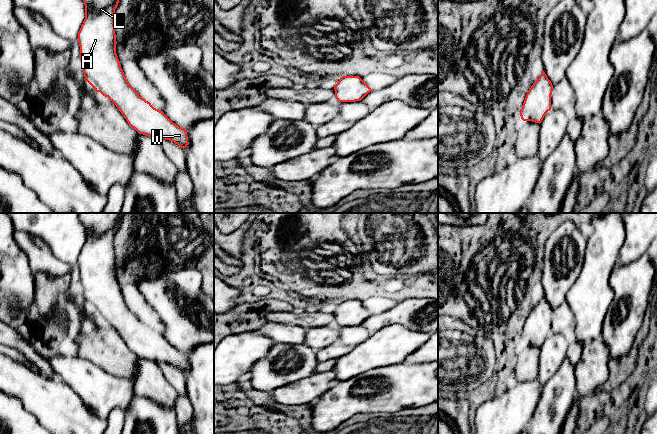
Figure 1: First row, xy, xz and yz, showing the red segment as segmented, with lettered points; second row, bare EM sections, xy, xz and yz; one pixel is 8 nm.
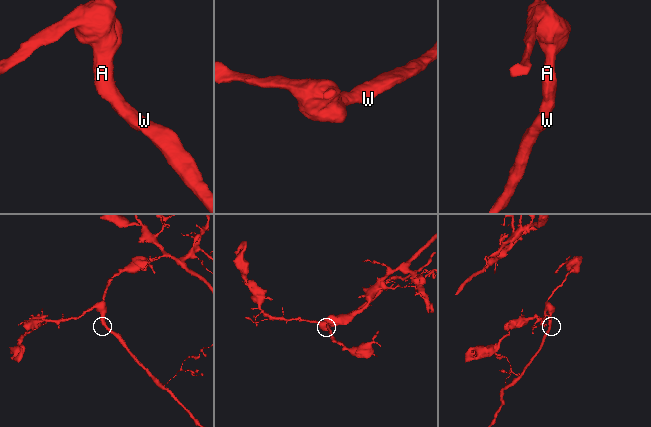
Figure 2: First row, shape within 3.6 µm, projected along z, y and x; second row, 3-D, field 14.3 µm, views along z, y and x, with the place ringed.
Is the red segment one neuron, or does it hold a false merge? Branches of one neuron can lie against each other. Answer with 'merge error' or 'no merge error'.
no merge error

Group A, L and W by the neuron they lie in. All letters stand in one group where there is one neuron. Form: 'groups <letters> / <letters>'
groups A L W

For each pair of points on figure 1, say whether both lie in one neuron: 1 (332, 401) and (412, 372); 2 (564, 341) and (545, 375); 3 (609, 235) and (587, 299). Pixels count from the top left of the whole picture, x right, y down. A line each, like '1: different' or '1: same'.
1: same
2: same
3: same

